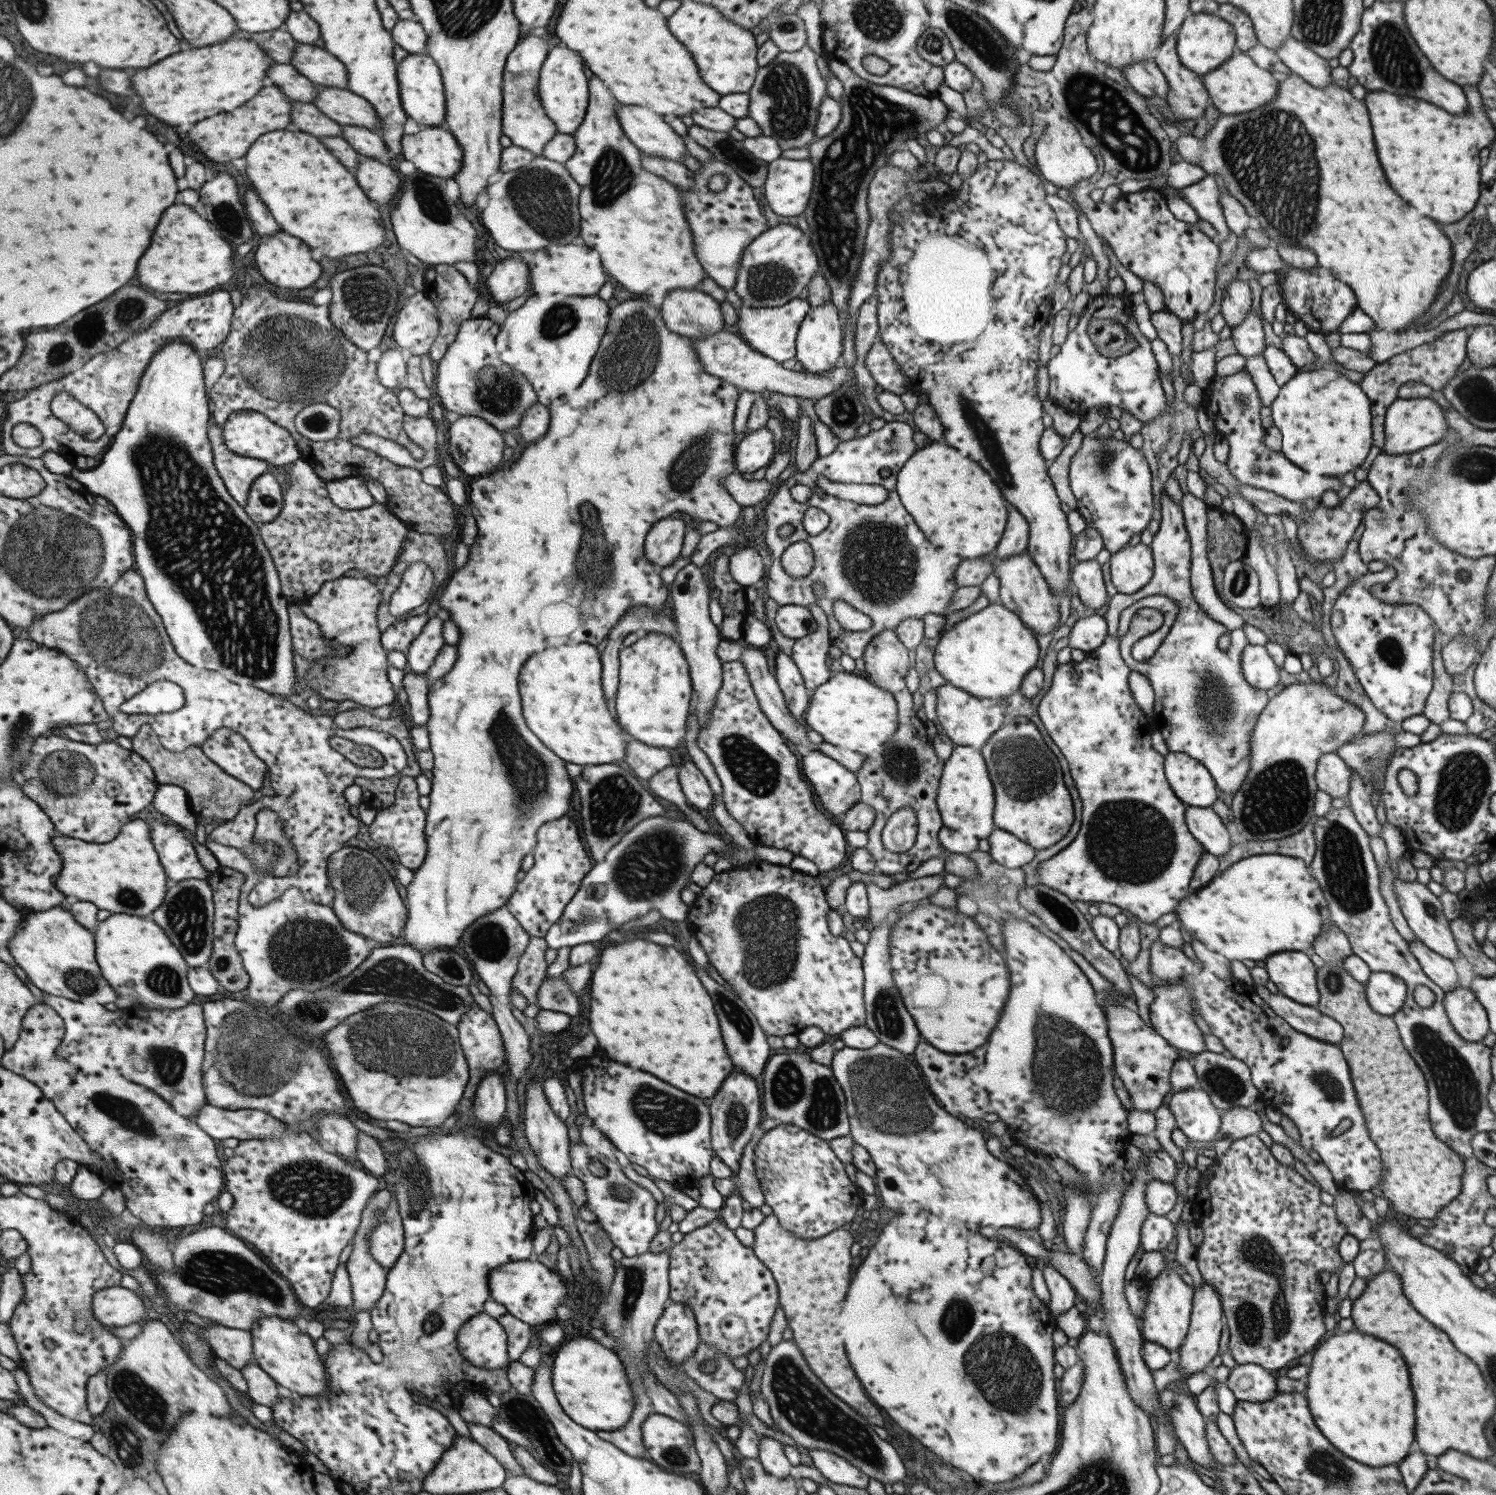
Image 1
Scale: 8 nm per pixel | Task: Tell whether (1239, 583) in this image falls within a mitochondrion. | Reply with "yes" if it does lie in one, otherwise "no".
yes

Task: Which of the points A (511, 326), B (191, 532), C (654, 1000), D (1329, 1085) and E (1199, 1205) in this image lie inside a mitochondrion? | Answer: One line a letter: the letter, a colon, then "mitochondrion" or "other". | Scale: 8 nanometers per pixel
A: other
B: mitochondrion
C: other
D: mitochondrion
E: other

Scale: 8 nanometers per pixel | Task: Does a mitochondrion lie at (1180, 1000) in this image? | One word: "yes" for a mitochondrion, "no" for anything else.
yes

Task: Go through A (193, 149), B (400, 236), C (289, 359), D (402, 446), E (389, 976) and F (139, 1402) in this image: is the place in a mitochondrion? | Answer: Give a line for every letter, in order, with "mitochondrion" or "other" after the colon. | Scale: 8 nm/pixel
A: other
B: other
C: mitochondrion
D: other
E: mitochondrion
F: mitochondrion

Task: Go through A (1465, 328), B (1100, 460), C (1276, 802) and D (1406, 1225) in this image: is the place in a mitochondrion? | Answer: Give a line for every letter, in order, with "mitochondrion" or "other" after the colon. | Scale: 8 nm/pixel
A: other
B: mitochondrion
C: mitochondrion
D: other

